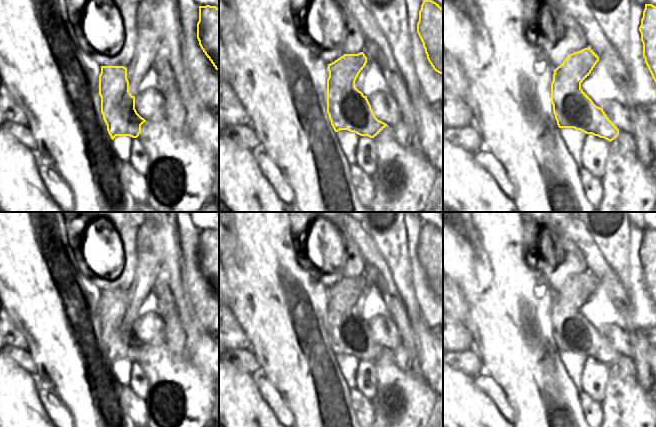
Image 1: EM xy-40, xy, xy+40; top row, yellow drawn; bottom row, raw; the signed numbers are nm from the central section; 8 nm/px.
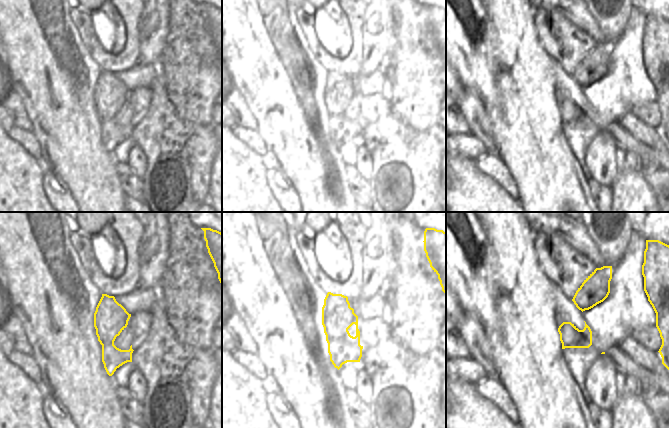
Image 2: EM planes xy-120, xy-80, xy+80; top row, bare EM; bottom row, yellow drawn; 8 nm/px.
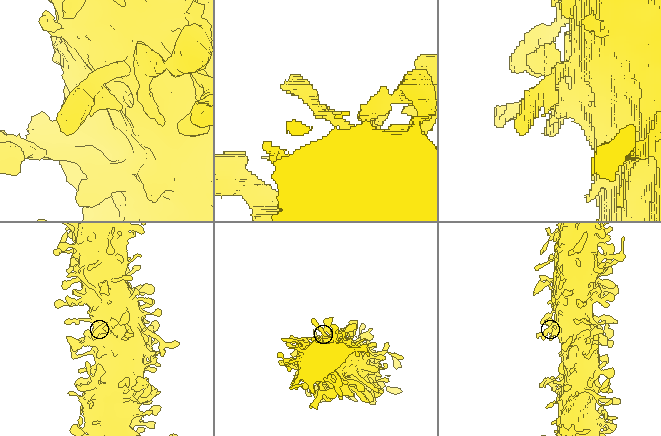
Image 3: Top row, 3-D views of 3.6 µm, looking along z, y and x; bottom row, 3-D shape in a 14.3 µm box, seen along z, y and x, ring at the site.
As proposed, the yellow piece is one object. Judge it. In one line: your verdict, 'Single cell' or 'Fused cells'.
Single cell.

